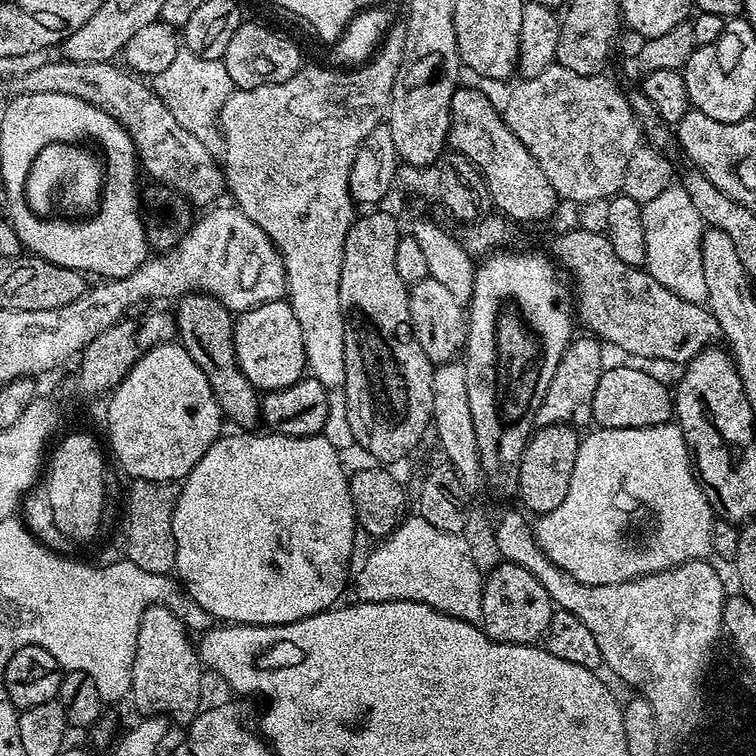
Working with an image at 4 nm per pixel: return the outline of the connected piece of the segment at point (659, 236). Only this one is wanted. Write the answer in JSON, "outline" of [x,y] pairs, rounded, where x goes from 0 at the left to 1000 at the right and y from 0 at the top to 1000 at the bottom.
{"outline":[[[890,246],[876,251],[865,267],[851,271],[849,299],[854,304],[854,358],[866,370],[876,373],[881,384],[893,392],[907,394],[918,402],[931,402],[934,389],[933,358],[929,357],[929,315],[934,306],[931,291],[918,278],[913,257],[902,246]]]}

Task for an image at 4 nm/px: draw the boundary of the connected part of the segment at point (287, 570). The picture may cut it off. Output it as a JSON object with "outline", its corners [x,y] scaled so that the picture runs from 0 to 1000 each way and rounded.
{"outline":[[[312,569],[308,573],[308,577],[302,577],[302,574],[292,575],[290,582],[280,586],[278,595],[272,595],[272,601],[267,601],[267,606],[262,606],[262,616],[257,616],[257,622],[251,622],[251,627],[243,631],[241,639],[237,642],[238,657],[230,669],[230,690],[228,694],[230,696],[230,717],[233,718],[233,749],[230,757],[235,763],[237,771],[241,774],[242,782],[262,796],[287,821],[304,825],[382,825],[384,823],[394,823],[406,815],[434,808],[435,804],[448,795],[444,792],[454,786],[455,776],[458,779],[462,776],[463,757],[460,762],[460,745],[466,741],[466,729],[471,725],[471,704],[474,705],[474,669],[466,661],[463,630],[459,623],[455,626],[455,614],[450,610],[450,606],[452,606],[451,599],[433,583],[427,574],[421,577],[373,577],[369,574],[349,574],[354,577],[343,577],[343,570],[339,569]]]}

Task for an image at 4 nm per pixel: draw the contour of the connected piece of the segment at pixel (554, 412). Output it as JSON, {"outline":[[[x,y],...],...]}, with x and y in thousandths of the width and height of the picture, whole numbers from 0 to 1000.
{"outline":[[[763,443],[753,455],[738,479],[738,489],[733,489],[733,500],[728,500],[728,511],[717,526],[712,546],[720,561],[769,563],[784,560],[786,516],[791,516],[791,500],[799,493],[802,478],[794,467],[795,451],[782,443],[771,443]]]}

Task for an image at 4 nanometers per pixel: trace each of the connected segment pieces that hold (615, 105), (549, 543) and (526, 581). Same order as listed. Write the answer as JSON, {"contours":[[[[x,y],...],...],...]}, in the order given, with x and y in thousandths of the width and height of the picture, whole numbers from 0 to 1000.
{"contours":[[[[733,82],[726,90],[717,93],[717,98],[689,104],[690,108],[679,119],[677,128],[675,128],[668,138],[664,138],[664,152],[669,161],[669,167],[675,167],[675,172],[680,172],[680,177],[685,183],[685,188],[690,188],[690,193],[696,193],[696,198],[701,204],[706,204],[706,209],[717,220],[722,235],[728,235],[728,246],[733,246],[737,261],[739,261],[742,266],[758,265],[762,270],[783,270],[787,265],[799,267],[816,258],[825,246],[828,217],[833,214],[833,209],[841,201],[843,196],[848,194],[849,171],[847,160],[843,159],[840,151],[836,149],[836,142],[833,140],[831,128],[824,120],[820,123],[802,102],[803,99],[799,98],[792,101],[759,98],[759,93],[749,93],[745,87]]],[[[885,558],[874,561],[872,566],[790,565],[787,570],[769,581],[765,606],[759,606],[759,627],[754,627],[754,648],[749,648],[743,669],[731,677],[718,679],[710,687],[714,689],[708,689],[709,714],[725,737],[739,751],[766,762],[776,772],[811,771],[812,762],[804,757],[849,759],[849,749],[854,749],[852,738],[833,738],[833,717],[828,714],[828,683],[844,664],[862,664],[865,659],[868,677],[876,688],[878,733],[886,735],[857,735],[857,749],[870,749],[868,743],[892,743],[889,738],[915,741],[915,733],[923,733],[923,741],[940,737],[944,667],[918,623],[918,610],[898,565]]],[[[661,743],[651,758],[639,763],[640,784],[638,784],[636,821],[638,835],[665,852],[708,853],[724,837],[733,800],[728,786],[696,754],[684,746]]]]}

